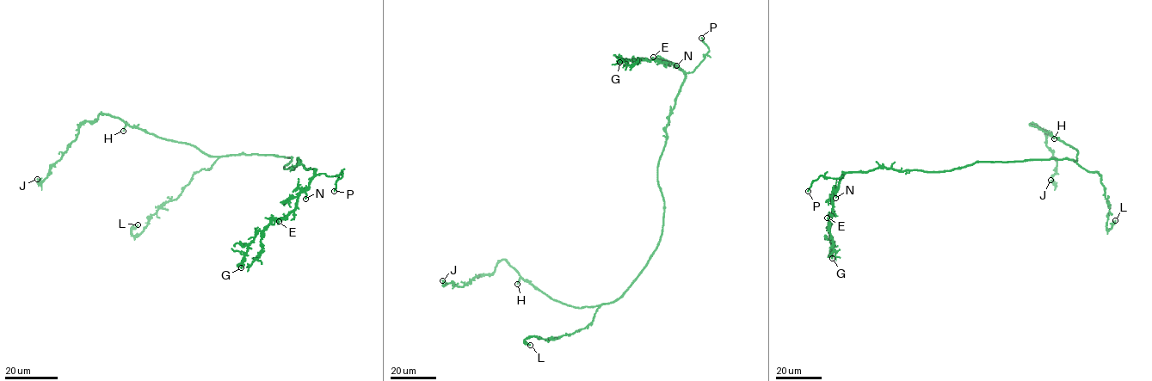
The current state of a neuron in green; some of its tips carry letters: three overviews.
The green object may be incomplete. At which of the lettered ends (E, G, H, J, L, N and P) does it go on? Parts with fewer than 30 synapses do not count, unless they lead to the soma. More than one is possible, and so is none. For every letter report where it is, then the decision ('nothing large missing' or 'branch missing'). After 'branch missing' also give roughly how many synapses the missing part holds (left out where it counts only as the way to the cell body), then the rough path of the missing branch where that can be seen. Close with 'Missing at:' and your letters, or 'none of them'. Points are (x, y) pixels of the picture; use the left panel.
E: place (279, 221); nothing large missing
G: place (241, 267); nothing large missing
H: place (123, 131); nothing large missing
J: place (37, 179); nothing large missing
L: place (138, 224); nothing large missing
N: place (305, 199); nothing large missing
P: place (334, 191); branch missing
Missing at: P

